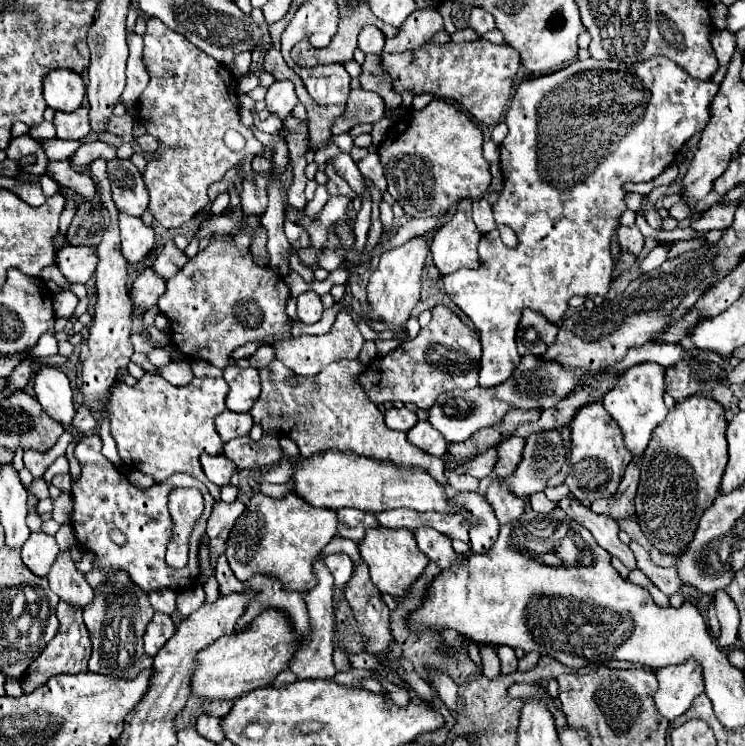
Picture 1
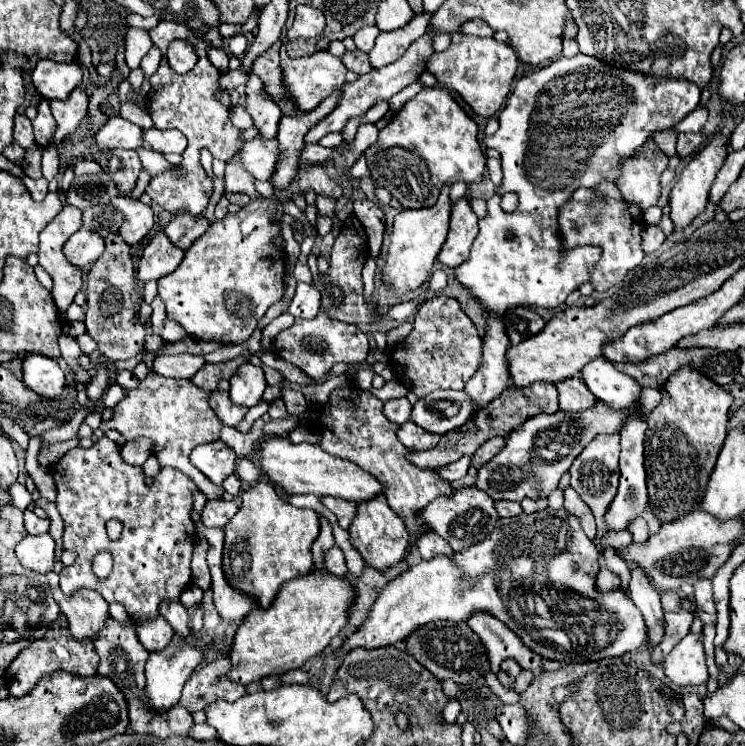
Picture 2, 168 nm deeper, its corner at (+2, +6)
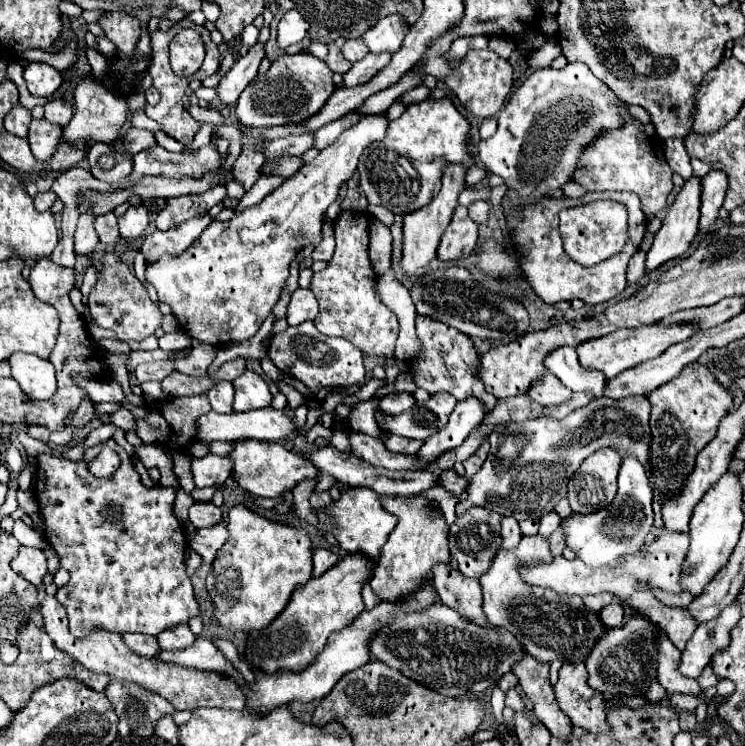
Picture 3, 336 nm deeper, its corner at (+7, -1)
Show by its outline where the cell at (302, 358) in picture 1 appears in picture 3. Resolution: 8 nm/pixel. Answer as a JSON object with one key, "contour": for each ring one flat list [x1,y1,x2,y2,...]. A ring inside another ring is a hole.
{"contour":[[312,321,288,327,286,331,280,331,274,335,274,339,268,345,268,357,272,363,286,375,302,381,312,393,318,393,318,389,326,385,358,385,364,381,364,365,362,365,362,353,344,339,332,339,324,337]]}

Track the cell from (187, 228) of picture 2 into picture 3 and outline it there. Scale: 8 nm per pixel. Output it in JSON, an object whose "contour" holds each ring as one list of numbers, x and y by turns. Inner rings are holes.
{"contour":[[218,185,199,195,167,198,164,208,156,217,156,227,164,231,174,225,180,225,182,221,186,221,190,217,206,213,214,205,220,203,224,197,226,197,226,189,223,185]]}

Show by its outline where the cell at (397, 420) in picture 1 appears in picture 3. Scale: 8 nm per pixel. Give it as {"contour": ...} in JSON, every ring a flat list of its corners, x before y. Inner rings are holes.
{"contour":[[390,393,380,401,380,409,384,409,384,413,402,413,406,409,410,409,414,405,414,397,412,393]]}

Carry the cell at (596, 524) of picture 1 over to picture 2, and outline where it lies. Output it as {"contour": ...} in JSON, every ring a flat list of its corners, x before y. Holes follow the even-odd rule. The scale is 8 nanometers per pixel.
{"contour":[[633,566,633,570,629,572,631,572,631,580,627,584,627,592,635,602,635,606,641,610,641,614,645,616,645,622,649,624,649,646,655,646,661,642,665,634,659,590,649,582,647,574,641,568]]}

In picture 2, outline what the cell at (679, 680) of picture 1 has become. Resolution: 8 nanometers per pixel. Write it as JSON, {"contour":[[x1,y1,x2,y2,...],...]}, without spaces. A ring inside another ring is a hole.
{"contour":[[689,632,661,662,669,682,677,686,701,686,707,682,709,672,705,664,703,636]]}

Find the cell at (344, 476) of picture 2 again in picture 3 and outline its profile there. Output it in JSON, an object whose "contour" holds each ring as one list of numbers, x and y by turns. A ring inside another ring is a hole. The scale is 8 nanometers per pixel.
{"contour":[[240,439,234,443,234,449,228,453,228,457,232,461,232,471,238,485,242,485,244,491,252,495,260,495,260,497,272,497,272,499,280,497,286,489,292,489,302,479,308,479,308,477,314,479,320,473,300,453,288,451,280,443,270,443,270,441,256,441,256,439,242,441]]}

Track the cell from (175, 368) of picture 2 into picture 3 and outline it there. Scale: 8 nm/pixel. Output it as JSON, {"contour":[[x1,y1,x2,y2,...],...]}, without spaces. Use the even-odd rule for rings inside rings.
{"contour":[[192,339,190,355,184,359,176,361,176,369,186,375,196,375,196,377,206,377,206,369,216,357,216,345,212,343,202,343]]}

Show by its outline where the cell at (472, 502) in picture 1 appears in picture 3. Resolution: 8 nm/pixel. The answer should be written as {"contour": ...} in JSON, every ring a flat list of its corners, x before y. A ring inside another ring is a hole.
{"contour":[[472,507,464,513,462,519,456,519,456,523,450,527,450,553,452,559,458,561,458,567,464,577,478,579,488,571,488,567,492,565,492,557,502,545,500,523,502,523,502,515,492,513,490,509]]}

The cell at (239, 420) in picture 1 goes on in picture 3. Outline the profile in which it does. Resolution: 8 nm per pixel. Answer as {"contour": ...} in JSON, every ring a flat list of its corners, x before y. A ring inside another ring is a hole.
{"contour":[[220,381,208,391,208,399,214,411,218,413,232,413,232,399,234,399,234,387,230,381]]}

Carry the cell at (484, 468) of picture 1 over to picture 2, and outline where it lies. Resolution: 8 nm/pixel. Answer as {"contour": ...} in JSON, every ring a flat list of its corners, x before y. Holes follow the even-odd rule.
{"contour":[[465,456,465,458,461,458,457,464,443,466,443,468,439,468,437,472,439,472,439,474,445,478,445,480,453,482,453,480,459,480,459,478,463,478,463,476,467,474,469,466,471,466,471,458,469,458,469,456]]}

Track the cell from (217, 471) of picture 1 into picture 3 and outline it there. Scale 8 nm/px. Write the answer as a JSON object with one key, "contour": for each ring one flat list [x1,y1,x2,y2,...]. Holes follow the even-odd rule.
{"contour":[[206,455,192,459,192,473,196,487,222,487,224,481,232,475,232,461,228,457]]}

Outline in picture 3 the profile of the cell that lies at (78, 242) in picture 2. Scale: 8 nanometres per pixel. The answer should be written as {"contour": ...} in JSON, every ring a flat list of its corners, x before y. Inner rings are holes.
{"contour":[[88,209,88,213,82,213,78,219,74,235,74,245,78,255,90,255,98,243,98,235,94,231,94,219,96,215,92,213,92,209]]}

